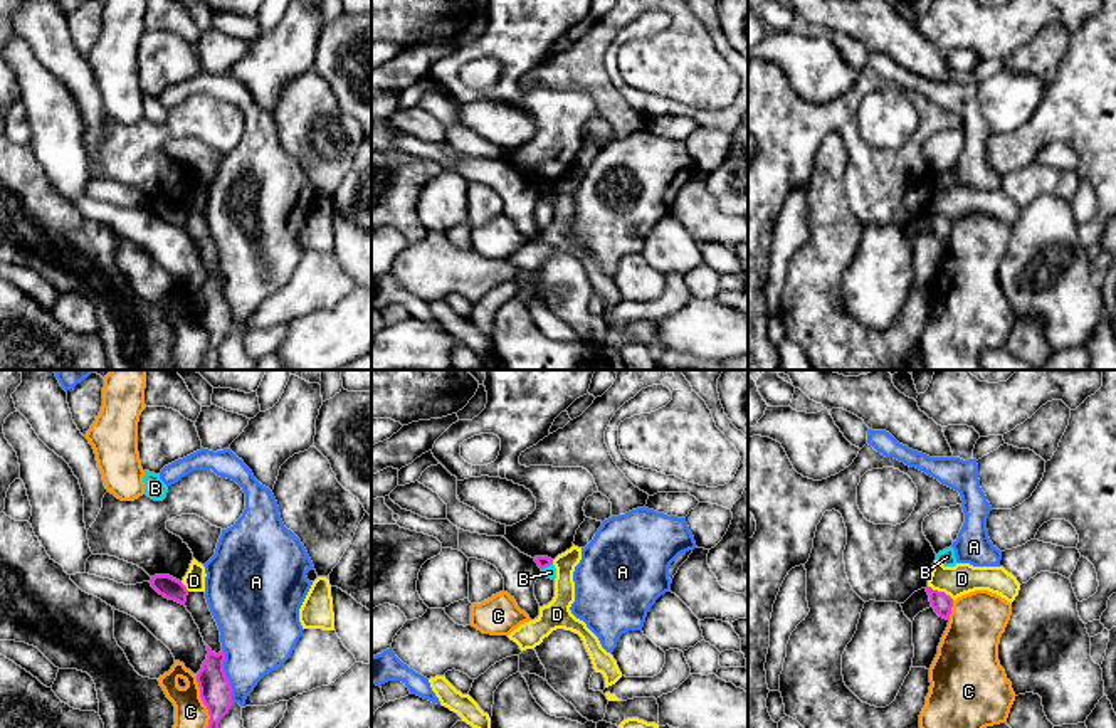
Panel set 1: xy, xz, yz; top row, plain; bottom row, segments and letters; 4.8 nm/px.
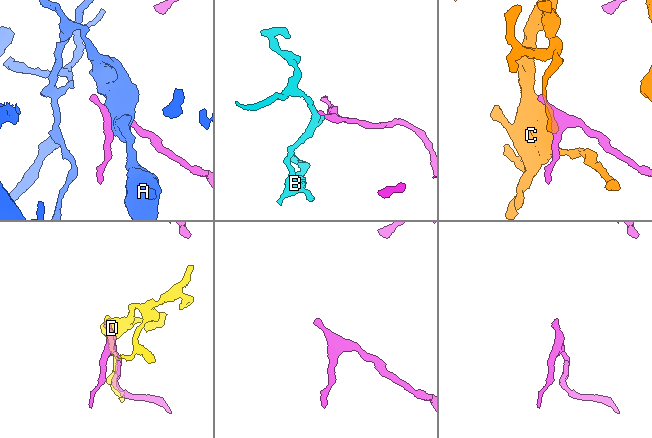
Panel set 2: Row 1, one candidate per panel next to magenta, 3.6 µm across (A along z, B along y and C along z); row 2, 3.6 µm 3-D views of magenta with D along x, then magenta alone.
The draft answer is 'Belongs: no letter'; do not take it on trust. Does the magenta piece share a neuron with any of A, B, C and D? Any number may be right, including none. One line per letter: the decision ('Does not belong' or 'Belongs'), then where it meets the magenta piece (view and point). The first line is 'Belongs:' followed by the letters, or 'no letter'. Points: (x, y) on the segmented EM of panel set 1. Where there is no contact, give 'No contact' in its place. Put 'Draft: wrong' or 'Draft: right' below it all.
Belongs: no letter
A: Does not belong. Touches magenta at xy (224, 675)
B: Does not belong. Touches magenta at xz (547, 565)
C: Does not belong. Touches magenta at xy (202, 700)
D: Does not belong. Touches magenta at yz (942, 592)
Draft: right

